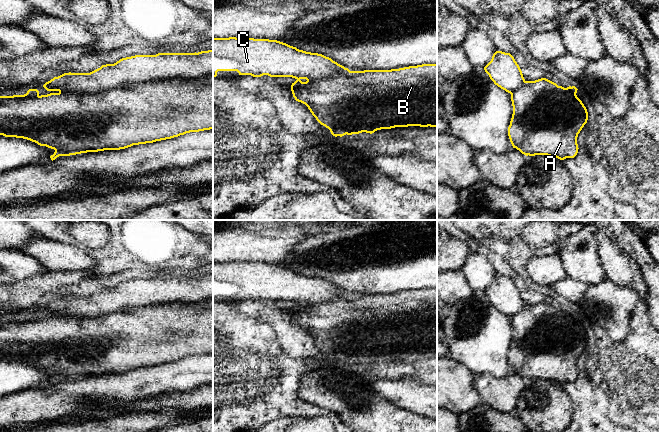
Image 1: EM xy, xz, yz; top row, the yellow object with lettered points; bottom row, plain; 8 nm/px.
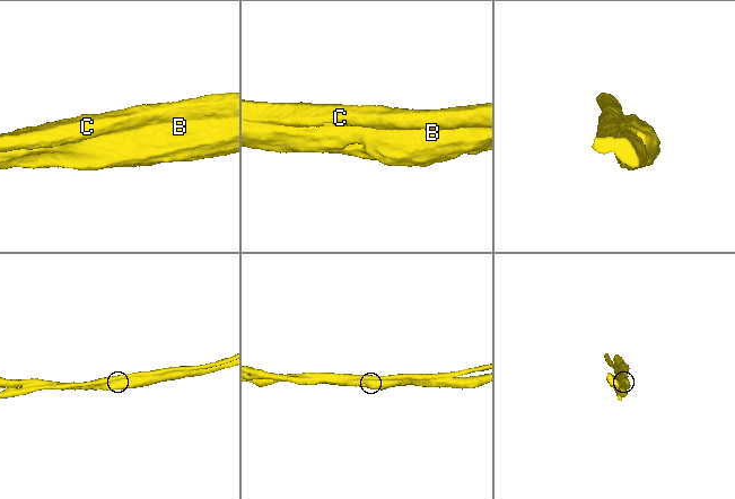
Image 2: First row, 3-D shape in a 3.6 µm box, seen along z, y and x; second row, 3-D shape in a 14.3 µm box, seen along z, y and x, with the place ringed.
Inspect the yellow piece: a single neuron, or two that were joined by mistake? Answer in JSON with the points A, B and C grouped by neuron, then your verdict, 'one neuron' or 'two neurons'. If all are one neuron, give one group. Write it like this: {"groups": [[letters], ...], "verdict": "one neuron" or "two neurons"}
{"groups": [["A", "B"], ["C"]], "verdict": "two neurons"}

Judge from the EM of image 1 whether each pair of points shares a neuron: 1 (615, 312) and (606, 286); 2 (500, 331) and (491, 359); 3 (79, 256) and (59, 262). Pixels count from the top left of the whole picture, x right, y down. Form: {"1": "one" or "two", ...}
{"1": "one", "2": "one", "3": "one"}

